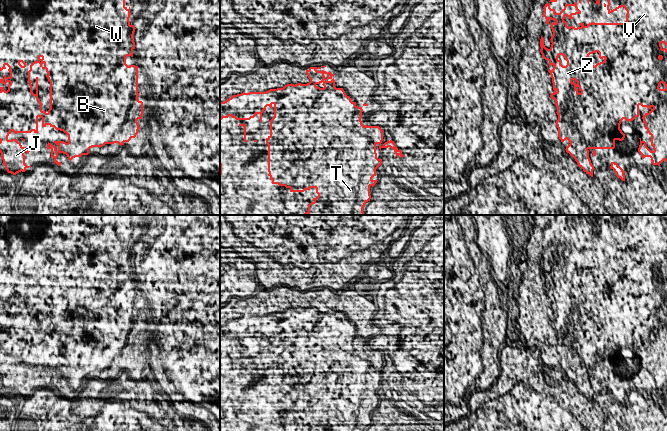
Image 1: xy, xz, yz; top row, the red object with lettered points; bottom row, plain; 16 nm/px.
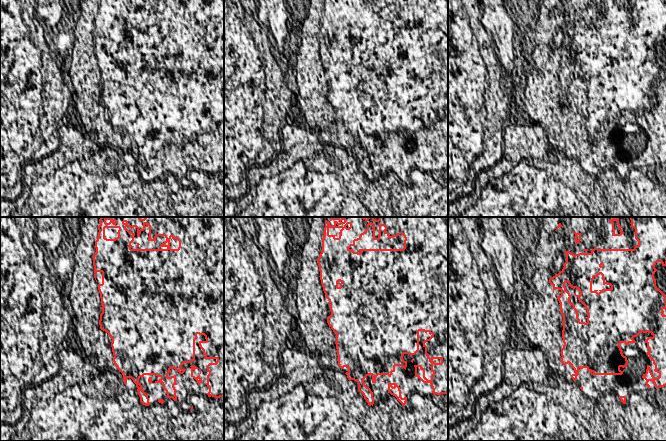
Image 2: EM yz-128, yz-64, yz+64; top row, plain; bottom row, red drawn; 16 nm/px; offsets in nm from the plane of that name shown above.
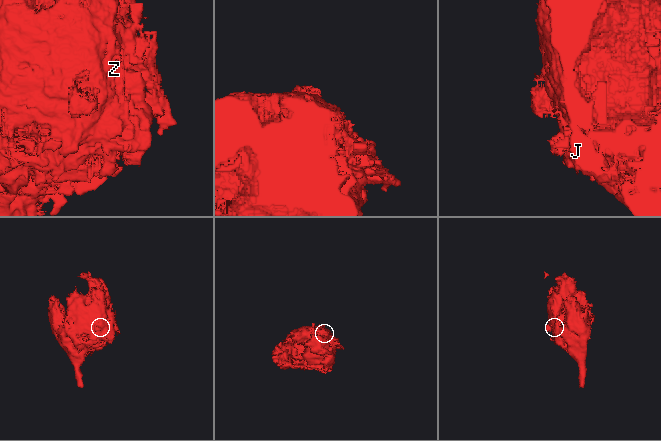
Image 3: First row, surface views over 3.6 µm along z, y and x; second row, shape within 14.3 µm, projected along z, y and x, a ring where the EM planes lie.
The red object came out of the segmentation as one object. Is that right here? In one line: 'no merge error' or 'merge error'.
no merge error

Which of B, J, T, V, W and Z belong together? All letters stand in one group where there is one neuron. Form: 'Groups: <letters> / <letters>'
Groups: B J T V W Z

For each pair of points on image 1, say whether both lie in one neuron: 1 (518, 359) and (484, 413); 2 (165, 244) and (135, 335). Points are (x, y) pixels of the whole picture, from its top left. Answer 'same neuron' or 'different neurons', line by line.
1: same neuron
2: different neurons

